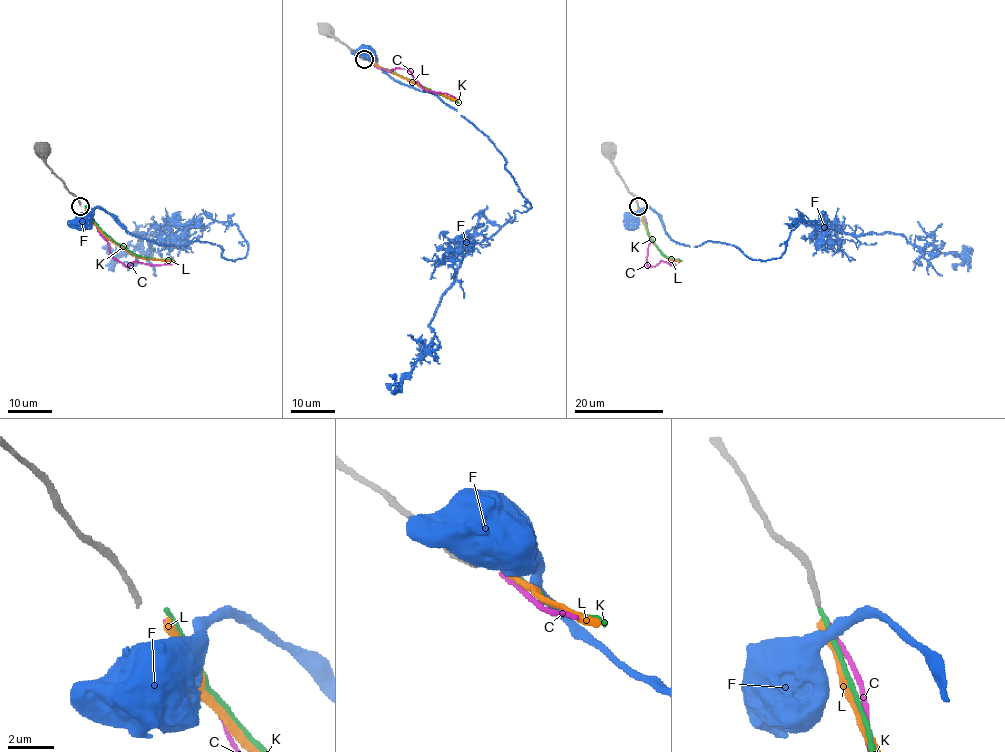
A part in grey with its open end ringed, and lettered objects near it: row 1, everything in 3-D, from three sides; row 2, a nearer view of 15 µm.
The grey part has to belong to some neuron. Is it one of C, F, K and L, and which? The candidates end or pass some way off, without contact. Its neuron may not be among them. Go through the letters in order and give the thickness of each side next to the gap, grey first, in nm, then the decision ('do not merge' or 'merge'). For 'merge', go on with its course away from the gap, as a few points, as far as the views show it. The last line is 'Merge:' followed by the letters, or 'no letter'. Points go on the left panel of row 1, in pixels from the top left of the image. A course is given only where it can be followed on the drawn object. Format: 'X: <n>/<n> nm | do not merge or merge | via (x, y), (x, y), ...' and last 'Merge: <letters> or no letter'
C: 240/200 nm | do not merge
F: 240/800 nm | do not merge
K: 240/190 nm | do not merge
L: 240/360 nm | do not merge
Merge: no letter

